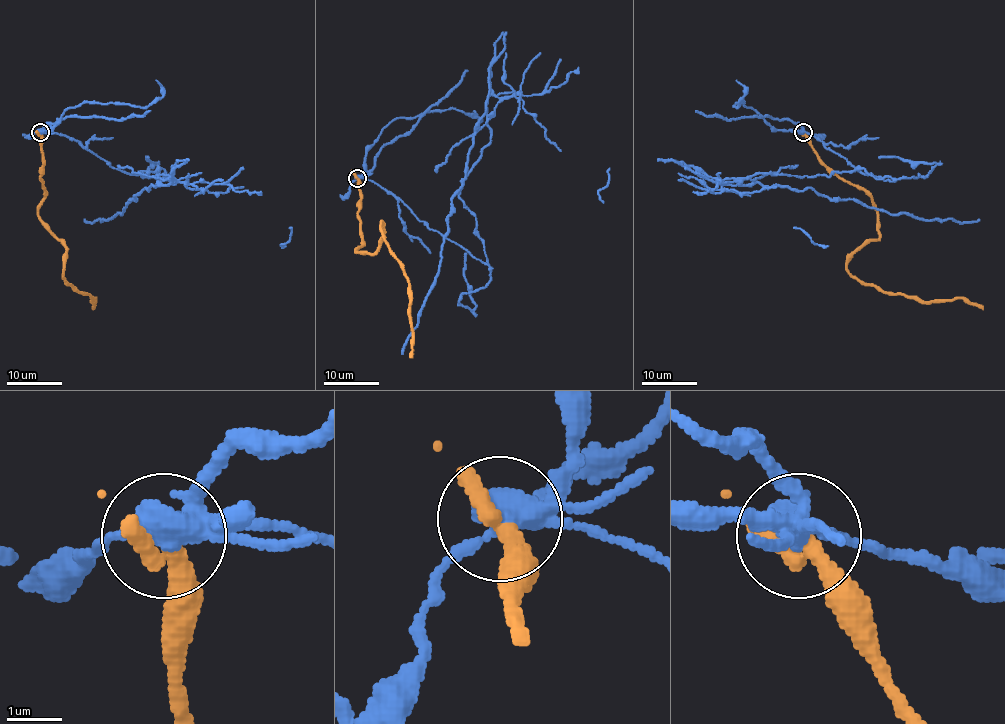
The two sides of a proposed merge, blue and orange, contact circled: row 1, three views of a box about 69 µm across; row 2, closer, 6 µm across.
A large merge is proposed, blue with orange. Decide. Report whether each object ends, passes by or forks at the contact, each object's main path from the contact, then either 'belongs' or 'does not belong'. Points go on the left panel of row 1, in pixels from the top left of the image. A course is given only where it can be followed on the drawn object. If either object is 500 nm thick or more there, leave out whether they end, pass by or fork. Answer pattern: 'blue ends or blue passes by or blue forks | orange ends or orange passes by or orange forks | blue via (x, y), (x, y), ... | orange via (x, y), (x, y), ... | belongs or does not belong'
blue forks | orange passes by | blue via (40, 133), (72, 137), (130, 174), (160, 181), (163, 169), (141, 174), (173, 173), (121, 214), (84, 218) | orange via (40, 133), (40, 221), (66, 250), (63, 276), (72, 287), (95, 298), (92, 309) | does not belong

